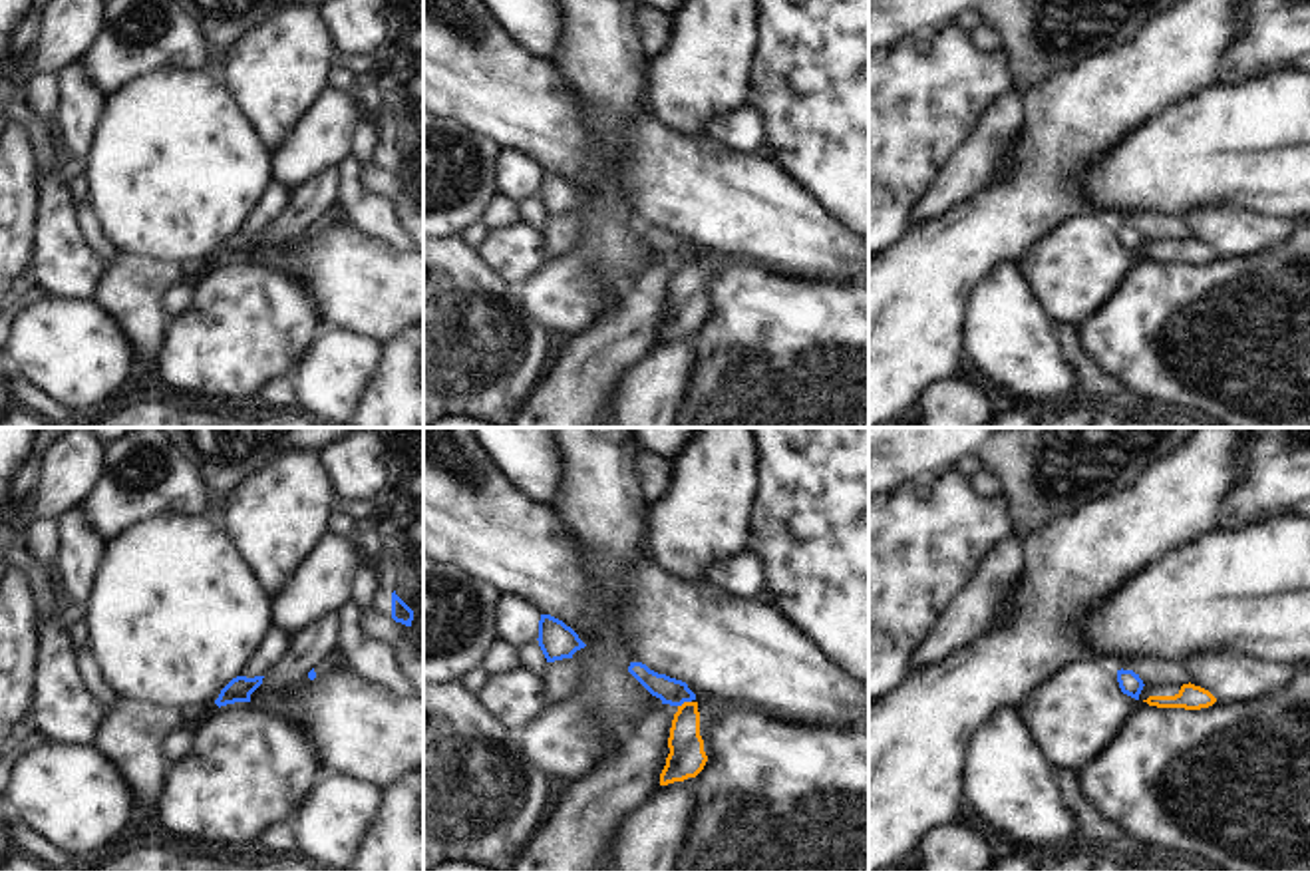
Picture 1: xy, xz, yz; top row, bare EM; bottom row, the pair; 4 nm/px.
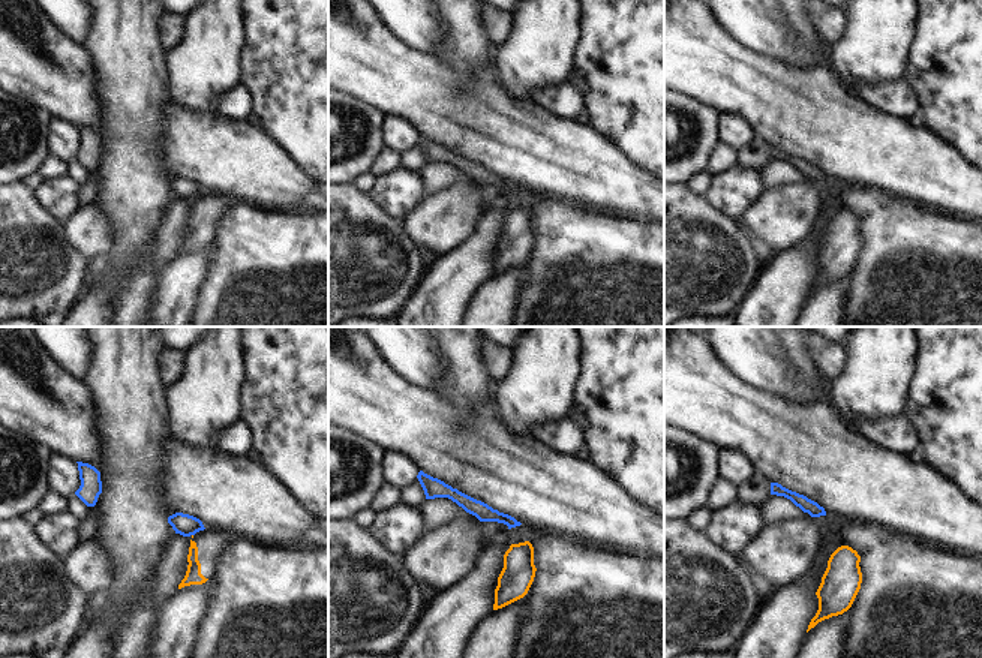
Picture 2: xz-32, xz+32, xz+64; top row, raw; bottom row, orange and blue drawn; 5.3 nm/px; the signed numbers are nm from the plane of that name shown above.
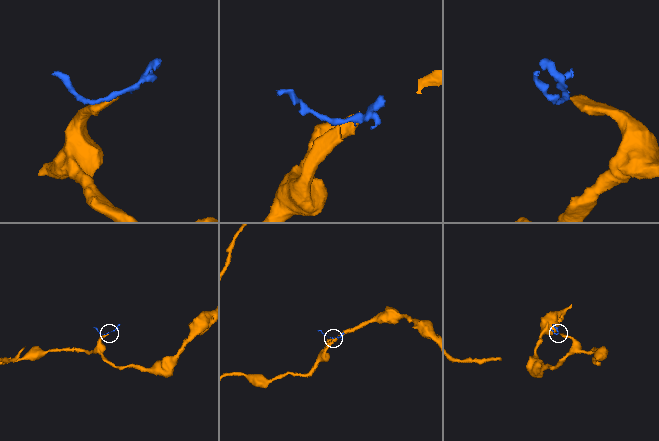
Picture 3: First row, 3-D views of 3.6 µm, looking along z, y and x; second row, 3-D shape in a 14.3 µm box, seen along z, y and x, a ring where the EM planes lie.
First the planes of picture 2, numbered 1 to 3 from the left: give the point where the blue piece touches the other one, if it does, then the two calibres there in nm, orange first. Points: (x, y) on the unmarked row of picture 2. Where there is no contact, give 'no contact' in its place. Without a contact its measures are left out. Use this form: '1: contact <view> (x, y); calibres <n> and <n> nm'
1: no contact
2: no contact
3: no contact

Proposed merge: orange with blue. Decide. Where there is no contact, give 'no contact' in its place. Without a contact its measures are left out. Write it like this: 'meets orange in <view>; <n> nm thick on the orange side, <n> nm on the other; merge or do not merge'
meets orange in xz; 150 nm thick on the orange side, 110 nm on the other; do not merge

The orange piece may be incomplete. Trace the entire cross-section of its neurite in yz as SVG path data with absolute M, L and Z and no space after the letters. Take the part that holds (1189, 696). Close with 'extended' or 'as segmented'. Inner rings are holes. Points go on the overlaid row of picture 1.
M1145 684L1139 700L1157 708L1185 708L1185 710L1201 710L1209 708L1217 702L1217 698L1195 684Z | extended

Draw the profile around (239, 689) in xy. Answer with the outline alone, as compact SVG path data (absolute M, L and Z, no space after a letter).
M237 676L233 678L219 694L219 698L215 700L215 704L227 706L227 704L235 704L235 702L250 702L250 694L262 684L264 676L254 676L254 678L246 678L246 676Z

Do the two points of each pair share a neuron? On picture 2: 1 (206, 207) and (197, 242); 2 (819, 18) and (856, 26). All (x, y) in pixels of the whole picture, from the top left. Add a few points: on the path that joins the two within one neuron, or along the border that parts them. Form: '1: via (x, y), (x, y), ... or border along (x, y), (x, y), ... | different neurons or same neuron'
1: via (204, 216), (200, 233) | same neuron
2: border along (846, 15), (844, 32), (829, 45) | different neurons

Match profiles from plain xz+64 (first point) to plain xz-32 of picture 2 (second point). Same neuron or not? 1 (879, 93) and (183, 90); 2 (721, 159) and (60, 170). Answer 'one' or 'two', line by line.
1: two
2: one

